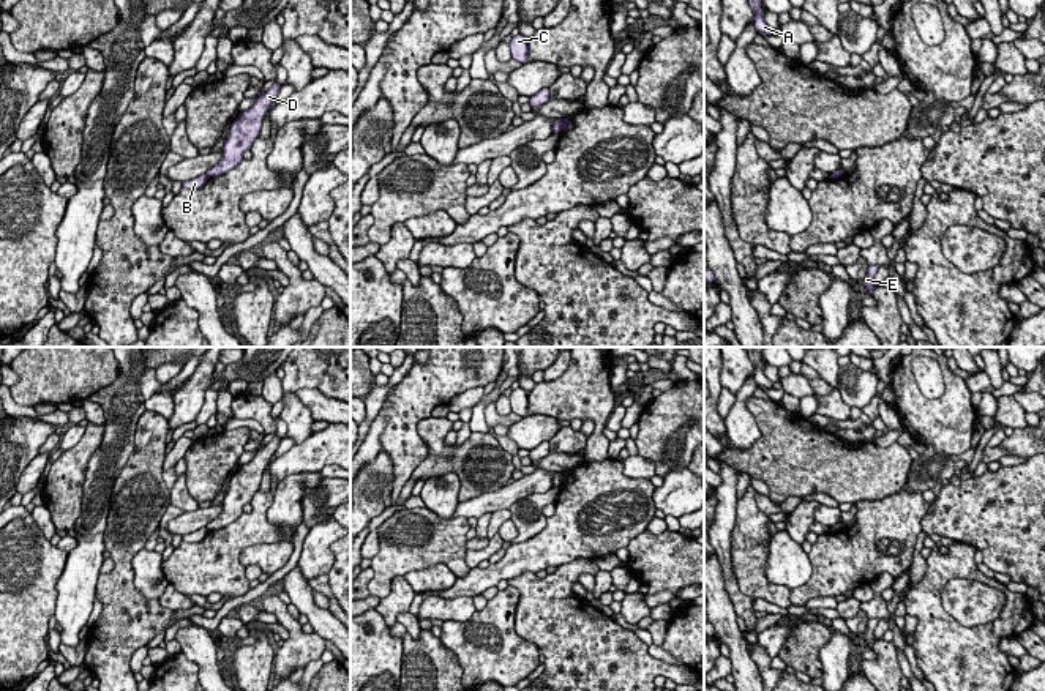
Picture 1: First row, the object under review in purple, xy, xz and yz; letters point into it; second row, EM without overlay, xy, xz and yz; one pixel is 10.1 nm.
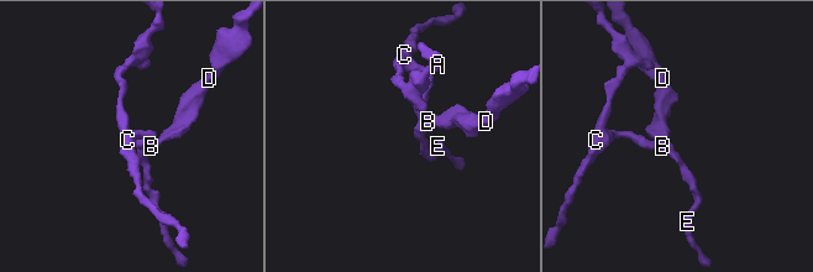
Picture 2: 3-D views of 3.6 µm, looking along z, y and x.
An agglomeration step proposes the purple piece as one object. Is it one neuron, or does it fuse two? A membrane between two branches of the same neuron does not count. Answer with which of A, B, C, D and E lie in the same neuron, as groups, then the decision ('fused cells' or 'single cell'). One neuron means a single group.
A B C E / D | fused cells

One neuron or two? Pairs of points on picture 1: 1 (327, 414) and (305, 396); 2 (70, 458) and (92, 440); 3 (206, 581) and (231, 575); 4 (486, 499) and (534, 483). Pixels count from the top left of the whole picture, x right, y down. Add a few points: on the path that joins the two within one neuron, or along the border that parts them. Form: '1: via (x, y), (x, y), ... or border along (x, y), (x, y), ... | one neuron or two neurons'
1: via (322, 409), (310, 396) | one neuron
2: via (74, 458), (87, 445) | one neuron
3: via (212, 575), (224, 575) | one neuron
4: via (498, 499), (523, 488) | one neuron

